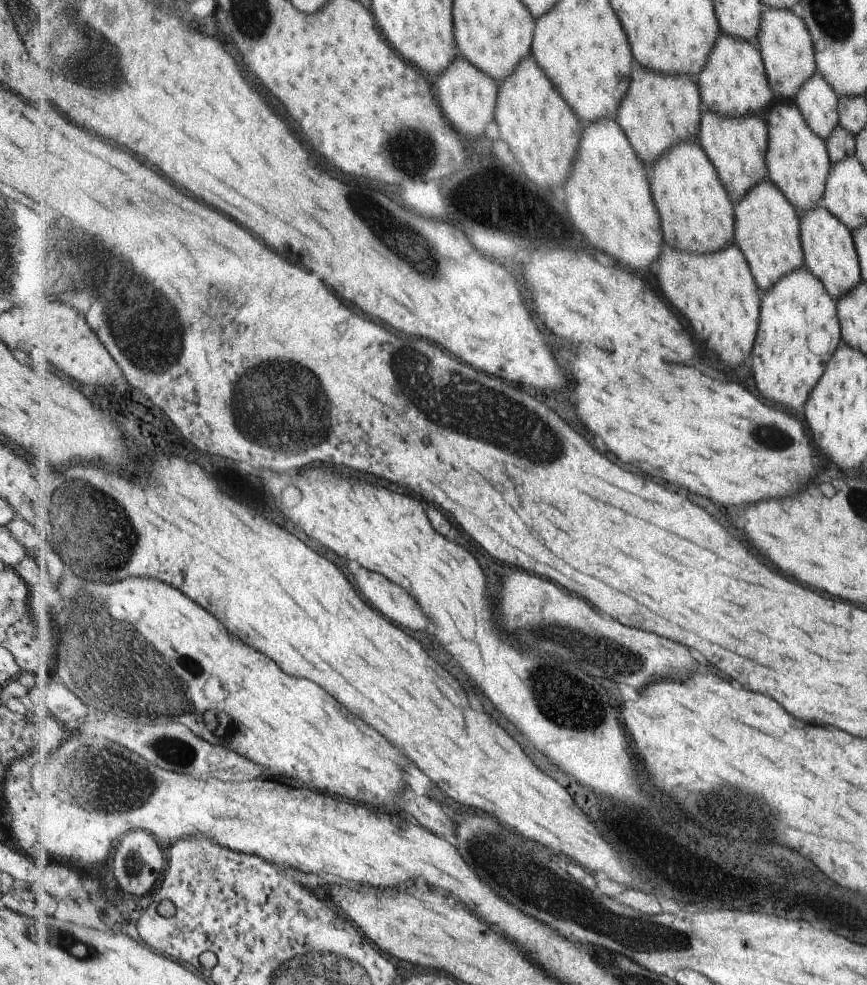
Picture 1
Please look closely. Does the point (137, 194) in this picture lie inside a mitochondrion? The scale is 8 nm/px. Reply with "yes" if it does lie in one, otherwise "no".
no

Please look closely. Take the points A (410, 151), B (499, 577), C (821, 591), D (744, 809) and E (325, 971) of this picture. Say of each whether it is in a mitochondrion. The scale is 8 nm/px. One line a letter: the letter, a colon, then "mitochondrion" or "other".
A: mitochondrion
B: other
C: other
D: mitochondrion
E: mitochondrion

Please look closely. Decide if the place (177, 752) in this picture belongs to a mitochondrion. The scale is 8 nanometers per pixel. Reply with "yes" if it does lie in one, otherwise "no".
yes

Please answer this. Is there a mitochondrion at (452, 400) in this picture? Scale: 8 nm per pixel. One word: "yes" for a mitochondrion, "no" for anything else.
yes

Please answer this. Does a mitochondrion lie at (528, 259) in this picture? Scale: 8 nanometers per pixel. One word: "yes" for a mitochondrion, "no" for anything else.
no

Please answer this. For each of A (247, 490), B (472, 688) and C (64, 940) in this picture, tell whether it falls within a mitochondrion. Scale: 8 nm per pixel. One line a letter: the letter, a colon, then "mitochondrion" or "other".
A: other
B: other
C: mitochondrion

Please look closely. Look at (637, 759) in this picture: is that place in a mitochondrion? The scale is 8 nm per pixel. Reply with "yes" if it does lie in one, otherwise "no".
no

